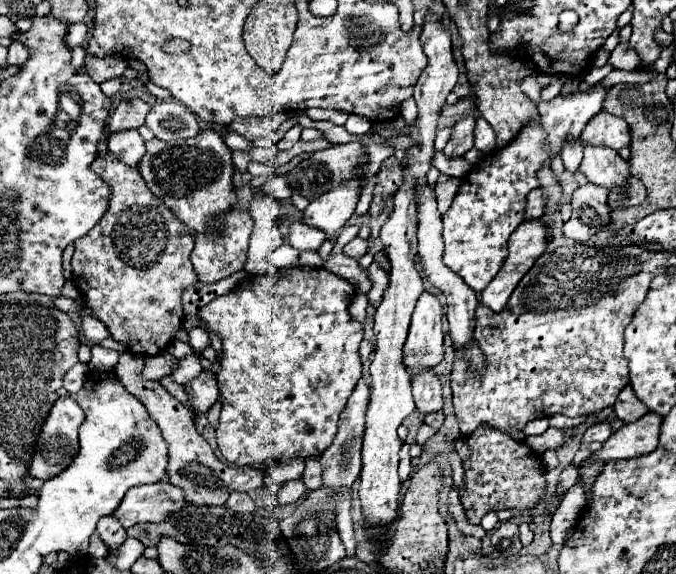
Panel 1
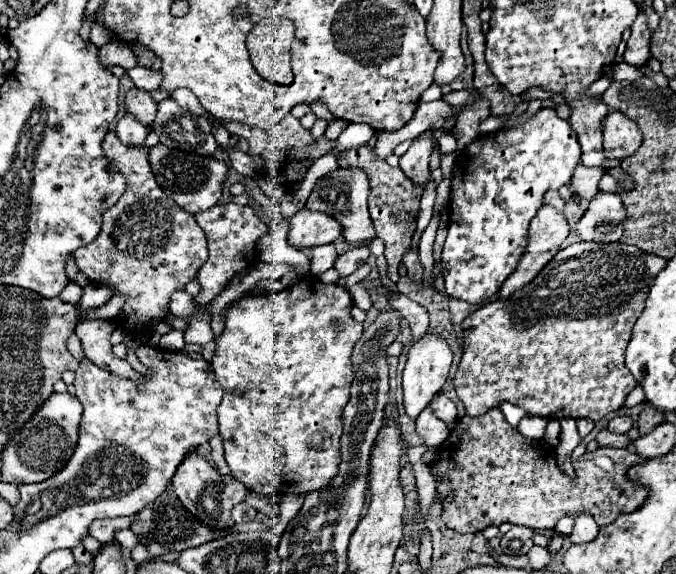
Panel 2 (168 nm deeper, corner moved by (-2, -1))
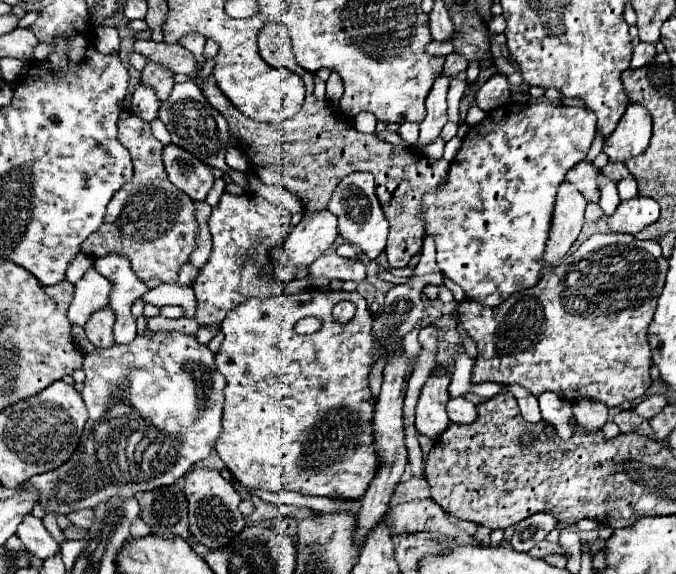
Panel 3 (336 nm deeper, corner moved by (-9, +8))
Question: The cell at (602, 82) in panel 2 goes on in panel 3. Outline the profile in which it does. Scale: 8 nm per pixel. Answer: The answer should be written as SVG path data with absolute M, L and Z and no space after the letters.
M639 42L633 50L633 58L631 58L631 68L641 68L647 62L651 62L655 58L655 46L653 44L643 44Z

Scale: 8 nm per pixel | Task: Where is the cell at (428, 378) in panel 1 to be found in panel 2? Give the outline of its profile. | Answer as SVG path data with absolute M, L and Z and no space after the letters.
M438 393L438 395L434 397L434 401L430 403L430 407L434 409L434 415L436 415L440 421L444 421L444 423L452 423L452 421L458 419L458 409L456 409L456 405L454 405L448 397L444 397L444 393Z

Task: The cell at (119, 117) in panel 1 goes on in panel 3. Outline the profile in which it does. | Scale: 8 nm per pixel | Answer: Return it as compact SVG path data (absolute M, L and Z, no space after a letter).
M149 62L145 66L145 70L141 72L141 84L151 86L155 90L157 98L163 102L171 94L171 90L173 90L173 76L175 74L171 70L167 70L165 66Z

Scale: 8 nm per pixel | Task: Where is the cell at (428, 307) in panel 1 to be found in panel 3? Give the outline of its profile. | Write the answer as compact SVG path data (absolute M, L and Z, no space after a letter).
M431 374L423 384L417 400L415 428L431 440L437 440L439 434L443 434L443 430L449 426L449 418L445 412L445 404L449 400L449 382L449 374Z

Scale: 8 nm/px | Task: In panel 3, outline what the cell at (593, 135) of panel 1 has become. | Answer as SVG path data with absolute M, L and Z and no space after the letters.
M629 104L615 132L605 140L603 152L611 162L625 162L645 152L651 138L651 116L641 104Z

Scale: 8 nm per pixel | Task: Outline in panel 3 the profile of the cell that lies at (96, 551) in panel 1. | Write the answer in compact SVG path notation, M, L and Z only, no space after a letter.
M79 510L79 512L71 514L69 520L79 528L91 528L91 524L95 520L95 512L93 510Z

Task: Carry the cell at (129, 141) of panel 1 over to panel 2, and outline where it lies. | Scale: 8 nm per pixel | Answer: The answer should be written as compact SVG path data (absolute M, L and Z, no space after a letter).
M122 115L122 119L116 125L116 133L126 145L144 145L144 139L148 135L150 127L140 123L138 119L132 119L132 115Z

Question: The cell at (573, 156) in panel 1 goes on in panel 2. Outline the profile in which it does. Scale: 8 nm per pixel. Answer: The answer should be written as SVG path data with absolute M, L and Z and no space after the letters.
M578 165L576 171L574 171L574 175L572 175L572 181L570 183L574 185L576 193L582 199L590 201L590 195L594 195L594 193L600 191L598 183L600 183L600 179L602 179L604 173L606 173L604 169L586 169L584 165Z

